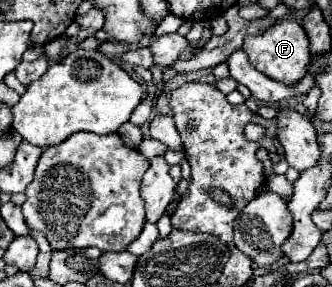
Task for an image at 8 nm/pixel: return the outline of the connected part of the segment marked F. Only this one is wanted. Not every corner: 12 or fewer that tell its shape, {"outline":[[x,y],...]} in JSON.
{"outline":[[280,19],[244,39],[250,63],[292,85],[308,65],[308,37]]}

